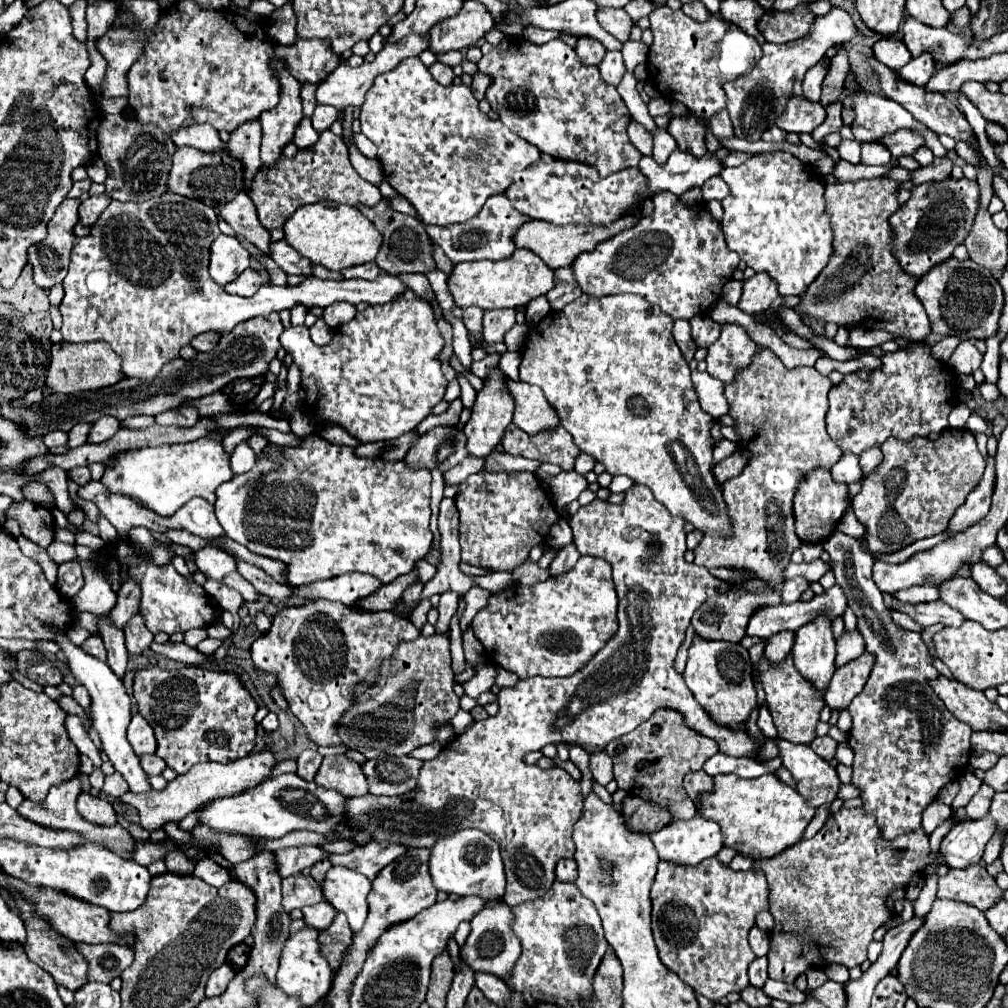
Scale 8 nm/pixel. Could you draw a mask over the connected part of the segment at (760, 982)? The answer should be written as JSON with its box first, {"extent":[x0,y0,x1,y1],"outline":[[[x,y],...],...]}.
{"extent":[749,957,767,987],"outline":[[[757,957],[749,967],[749,981],[753,987],[763,987],[767,977],[767,957]]]}

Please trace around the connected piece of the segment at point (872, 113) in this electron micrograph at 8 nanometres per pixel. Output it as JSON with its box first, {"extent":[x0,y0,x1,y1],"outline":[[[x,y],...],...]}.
{"extent":[847,89,947,157],"outline":[[[857,89],[853,93],[847,93],[847,97],[853,99],[853,111],[855,111],[855,121],[851,123],[851,131],[853,131],[853,137],[857,143],[865,143],[865,141],[879,141],[883,139],[885,135],[891,135],[899,129],[911,129],[915,131],[917,135],[921,135],[925,139],[925,145],[935,153],[935,157],[943,157],[947,153],[947,149],[939,143],[939,137],[933,133],[933,131],[927,131],[927,127],[923,127],[923,123],[919,123],[907,109],[899,107],[899,103],[883,97],[883,95],[877,95],[877,93],[871,93],[871,91],[865,91],[865,89]]]}

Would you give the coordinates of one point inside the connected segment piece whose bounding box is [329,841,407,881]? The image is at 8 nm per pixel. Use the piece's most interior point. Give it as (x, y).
(371, 858)

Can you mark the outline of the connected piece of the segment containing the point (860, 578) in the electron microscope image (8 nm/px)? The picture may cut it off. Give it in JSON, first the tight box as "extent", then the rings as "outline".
{"extent":[823,531,971,841],"outline":[[[833,531],[827,543],[823,543],[823,549],[829,553],[837,583],[845,591],[849,607],[857,615],[857,629],[865,639],[867,651],[875,653],[877,657],[869,681],[847,707],[847,711],[853,717],[853,727],[849,731],[849,745],[855,753],[851,785],[861,789],[859,795],[863,801],[861,809],[867,811],[869,815],[877,813],[877,827],[881,835],[891,841],[899,835],[907,835],[909,831],[919,829],[925,807],[937,799],[939,791],[947,783],[957,781],[965,773],[971,757],[971,745],[969,745],[971,727],[967,727],[967,723],[957,721],[951,715],[951,711],[947,711],[943,701],[927,685],[927,681],[935,679],[939,673],[931,663],[931,655],[925,643],[921,641],[921,635],[901,629],[891,621],[891,611],[885,607],[883,595],[871,579],[873,555],[863,547],[863,543],[859,543],[859,539],[851,539],[841,531]]]}

